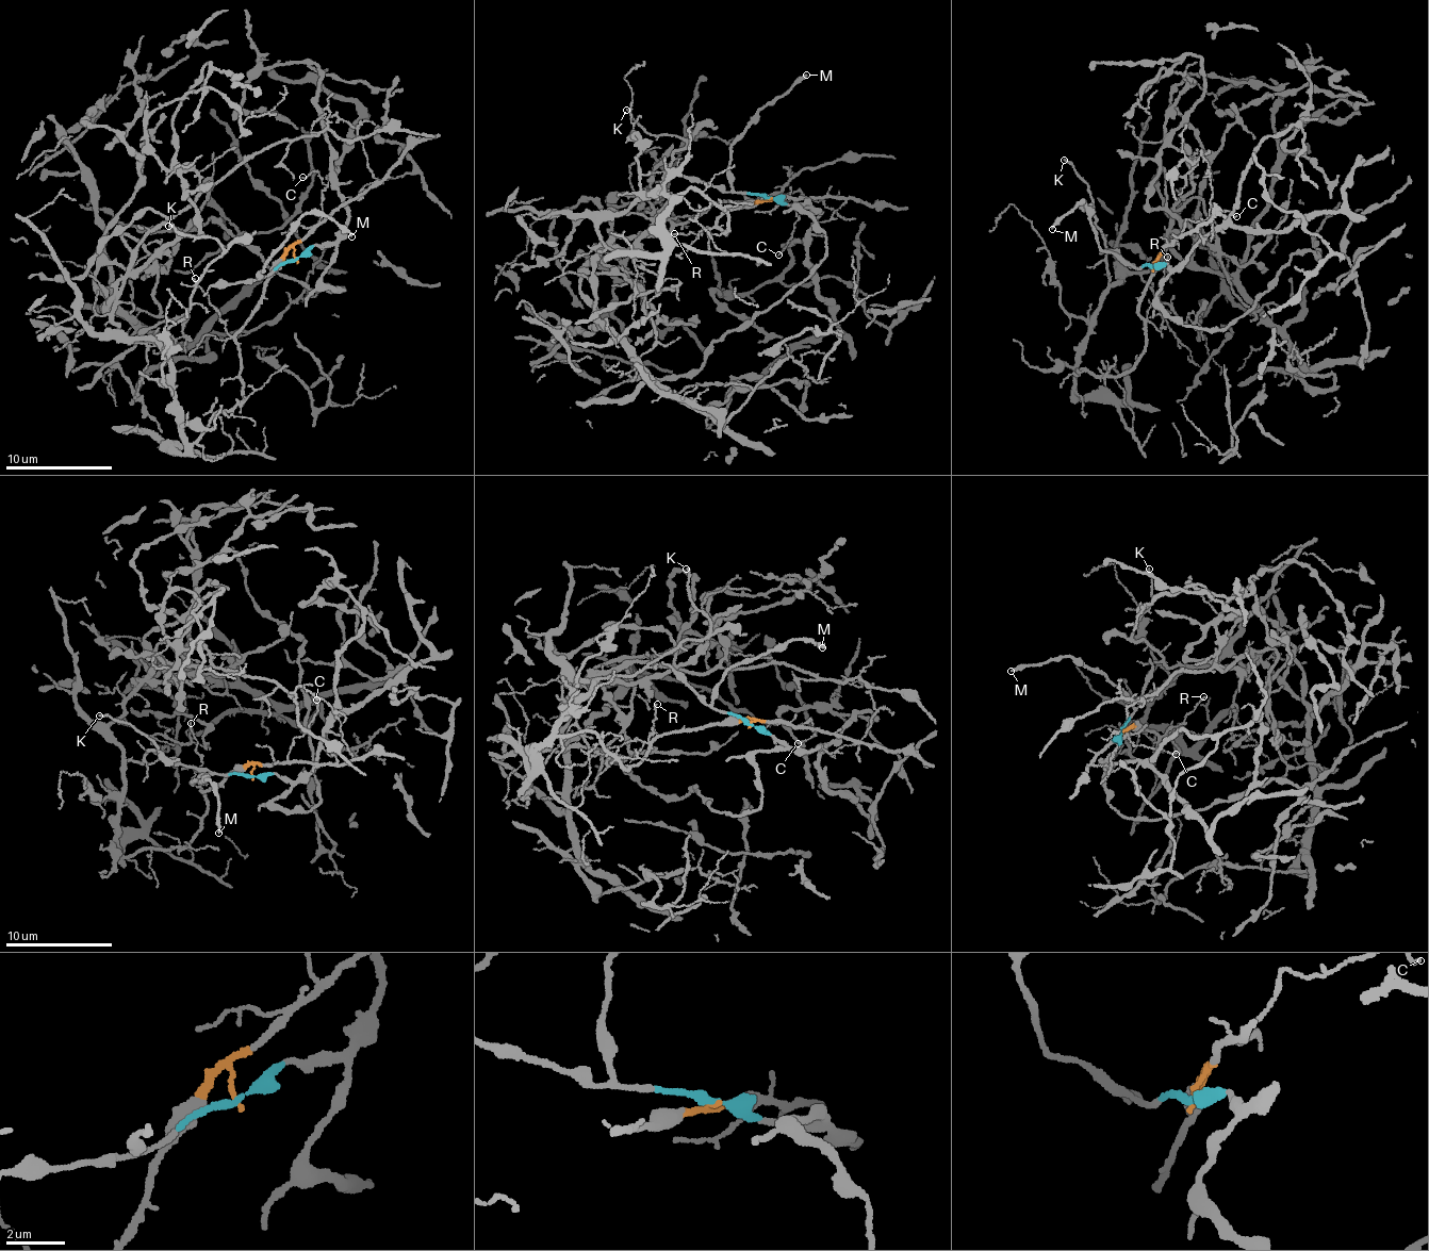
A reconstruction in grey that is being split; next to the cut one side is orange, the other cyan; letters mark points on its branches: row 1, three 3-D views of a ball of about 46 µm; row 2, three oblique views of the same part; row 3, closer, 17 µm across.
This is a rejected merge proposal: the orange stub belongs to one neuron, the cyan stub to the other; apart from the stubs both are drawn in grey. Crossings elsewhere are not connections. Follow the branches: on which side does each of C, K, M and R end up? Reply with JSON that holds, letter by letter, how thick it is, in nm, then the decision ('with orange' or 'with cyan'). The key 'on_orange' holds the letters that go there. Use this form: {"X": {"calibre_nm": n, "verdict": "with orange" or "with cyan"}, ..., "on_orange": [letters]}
{"C": {"calibre_nm": 100, "verdict": "with orange"}, "K": {"calibre_nm": 160, "verdict": "with orange"}, "M": {"calibre_nm": 200, "verdict": "with cyan"}, "R": {"calibre_nm": 120, "verdict": "with orange"}, "on_orange": ["C", "K", "R"]}

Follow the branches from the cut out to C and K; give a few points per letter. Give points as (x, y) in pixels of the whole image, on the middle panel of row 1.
C: (771, 197), (786, 194), (795, 200), (793, 206), (799, 220), (793, 235), (777, 254)
K: (771, 197), (720, 215), (725, 236), (727, 215), (691, 187), (638, 198), (688, 141), (646, 134), (625, 109)

